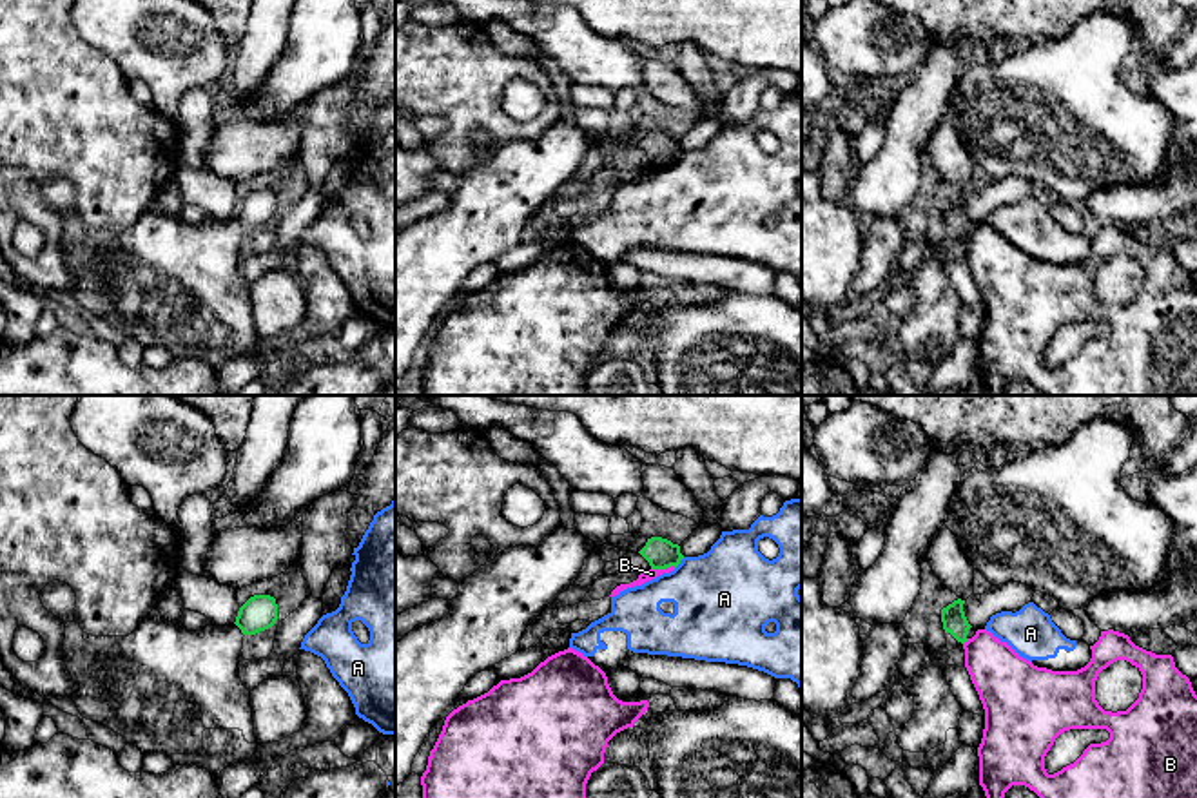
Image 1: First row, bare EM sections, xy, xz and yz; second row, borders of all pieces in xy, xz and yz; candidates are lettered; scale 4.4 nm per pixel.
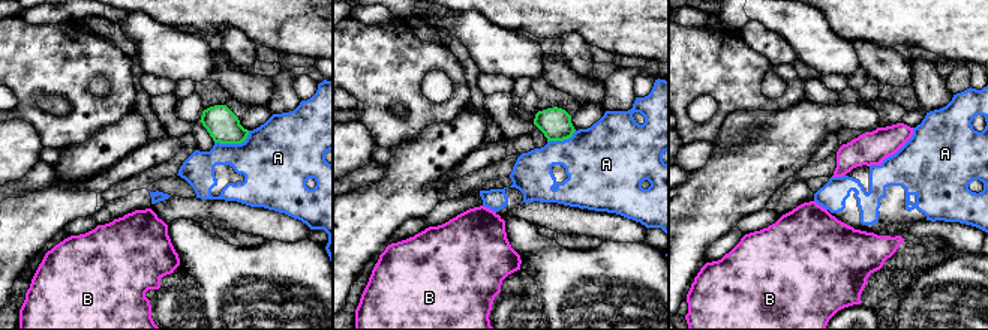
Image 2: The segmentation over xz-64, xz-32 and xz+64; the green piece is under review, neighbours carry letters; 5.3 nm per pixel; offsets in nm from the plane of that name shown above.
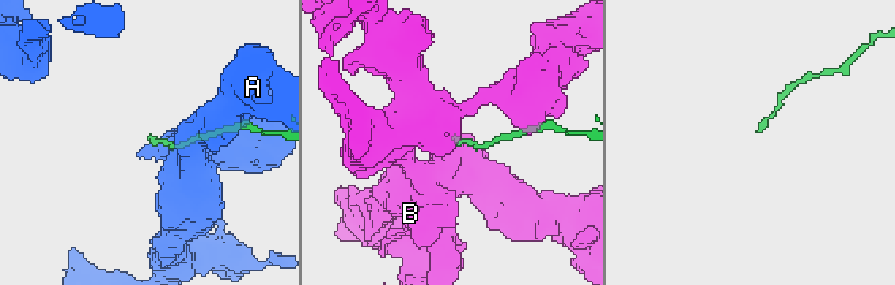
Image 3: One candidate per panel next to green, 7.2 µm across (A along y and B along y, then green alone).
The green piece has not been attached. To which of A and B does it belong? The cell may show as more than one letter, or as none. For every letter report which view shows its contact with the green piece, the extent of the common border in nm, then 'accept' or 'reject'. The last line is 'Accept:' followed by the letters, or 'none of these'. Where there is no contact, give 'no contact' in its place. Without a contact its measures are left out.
A: meets green in xz; contact 70 nm long; reject
B: meets green in xz; contact 110 nm long; reject
Accept: none of these

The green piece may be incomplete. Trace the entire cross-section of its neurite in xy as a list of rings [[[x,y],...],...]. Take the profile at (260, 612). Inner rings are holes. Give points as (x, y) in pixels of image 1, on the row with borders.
[[[270,595],[250,597],[232,626],[187,631],[154,608],[129,637],[92,637],[65,622],[65,666],[80,715],[122,735],[143,754],[163,753],[174,765],[198,765],[210,774],[250,760],[258,751],[250,691],[239,678],[243,637],[272,628],[277,604]]]

